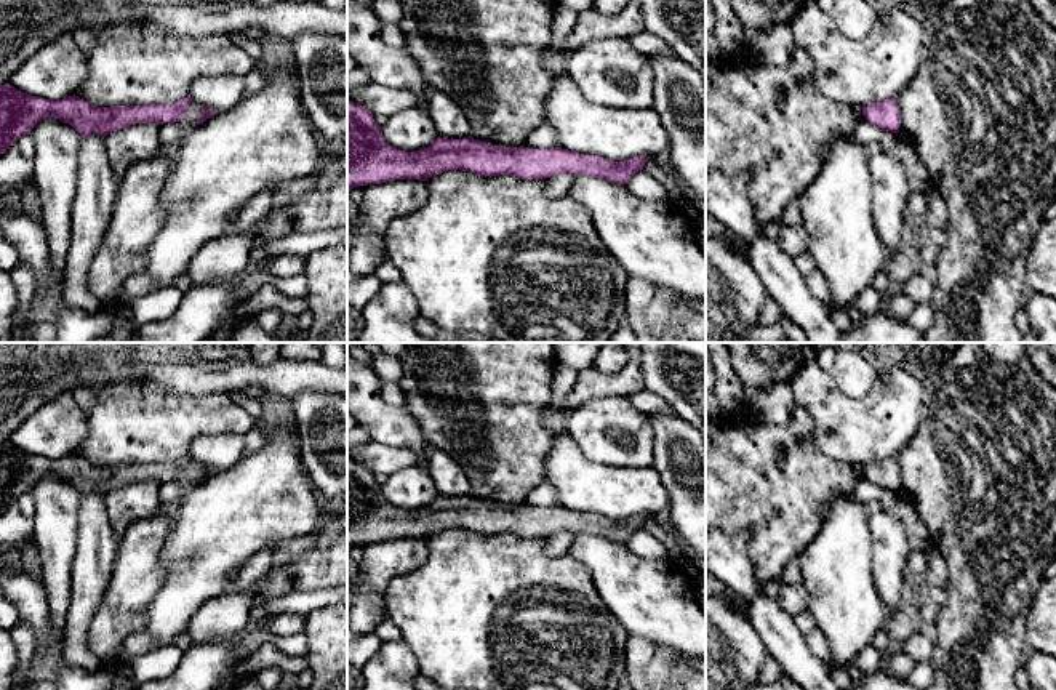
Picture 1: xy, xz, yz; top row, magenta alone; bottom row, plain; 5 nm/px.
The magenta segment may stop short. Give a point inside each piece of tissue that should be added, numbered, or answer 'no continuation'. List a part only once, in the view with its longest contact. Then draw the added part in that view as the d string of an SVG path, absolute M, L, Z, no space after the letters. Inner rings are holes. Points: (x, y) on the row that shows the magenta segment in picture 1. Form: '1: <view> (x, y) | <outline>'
no continuation

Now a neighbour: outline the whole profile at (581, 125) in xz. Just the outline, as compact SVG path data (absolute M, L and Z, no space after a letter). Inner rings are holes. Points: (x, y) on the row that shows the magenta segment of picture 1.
M566 75L552 82L544 122L555 128L558 147L613 162L662 158L669 146L667 131L653 107L600 106L589 101Z

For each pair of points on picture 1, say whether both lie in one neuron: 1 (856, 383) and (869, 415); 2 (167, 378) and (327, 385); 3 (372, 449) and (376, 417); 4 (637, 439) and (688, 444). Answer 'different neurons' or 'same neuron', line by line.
1: different neurons
2: same neuron
3: different neurons
4: different neurons

